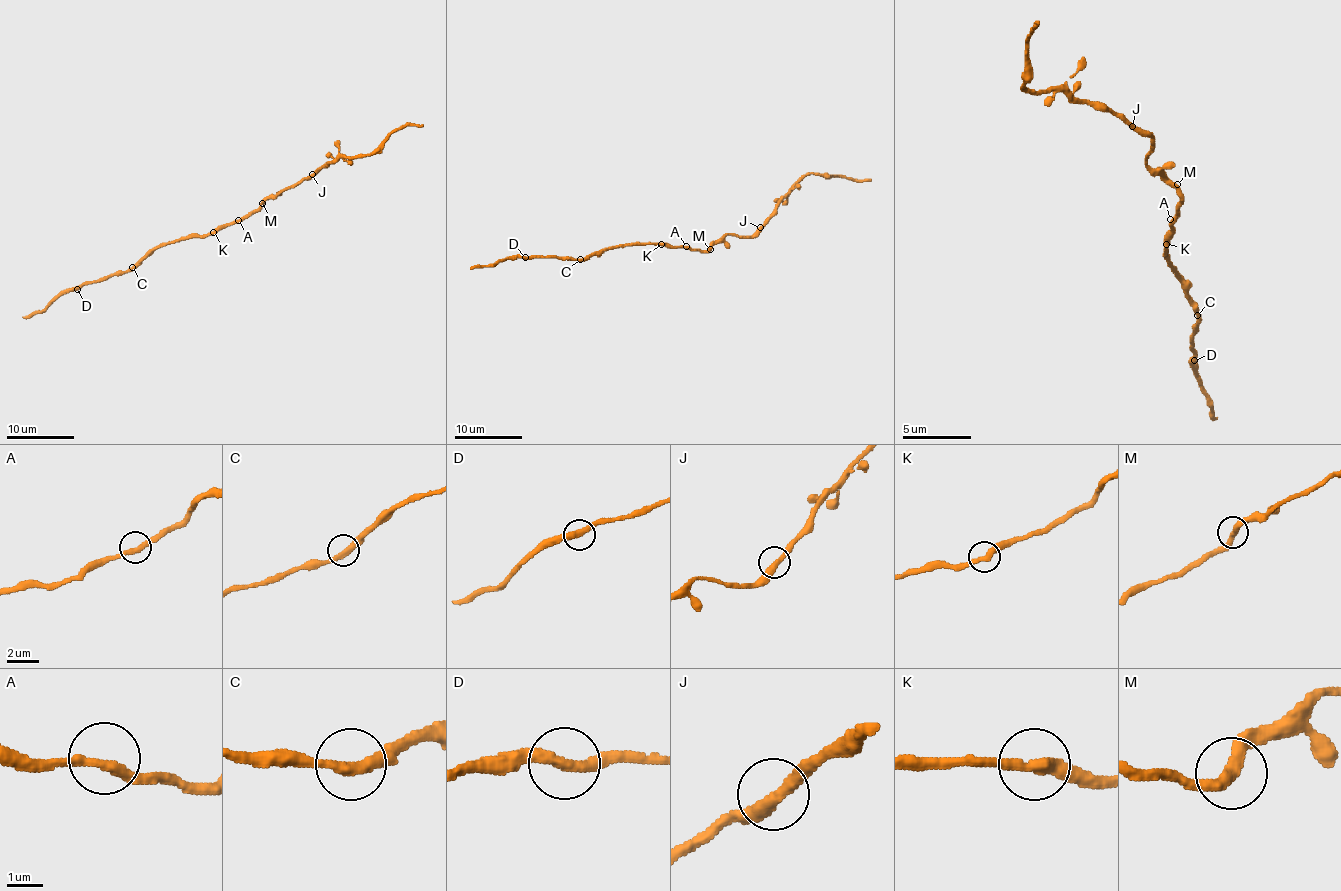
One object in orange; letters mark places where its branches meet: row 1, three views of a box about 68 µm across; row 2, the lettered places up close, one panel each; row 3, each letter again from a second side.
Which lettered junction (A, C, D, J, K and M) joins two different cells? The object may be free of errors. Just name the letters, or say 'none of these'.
K

